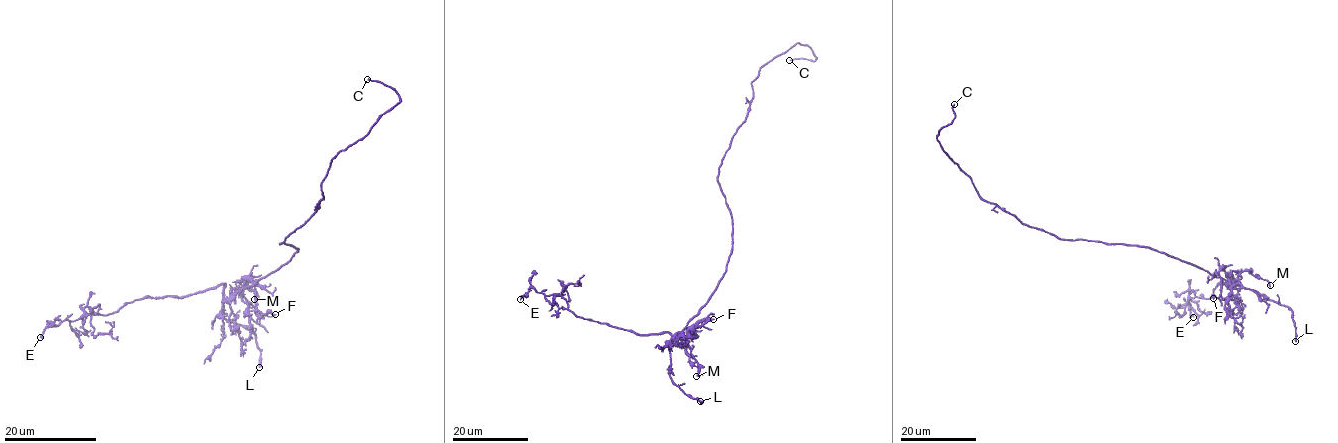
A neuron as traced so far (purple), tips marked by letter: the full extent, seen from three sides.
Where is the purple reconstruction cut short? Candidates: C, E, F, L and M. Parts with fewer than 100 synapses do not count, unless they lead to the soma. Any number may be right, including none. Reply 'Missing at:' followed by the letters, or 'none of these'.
Missing at: C

